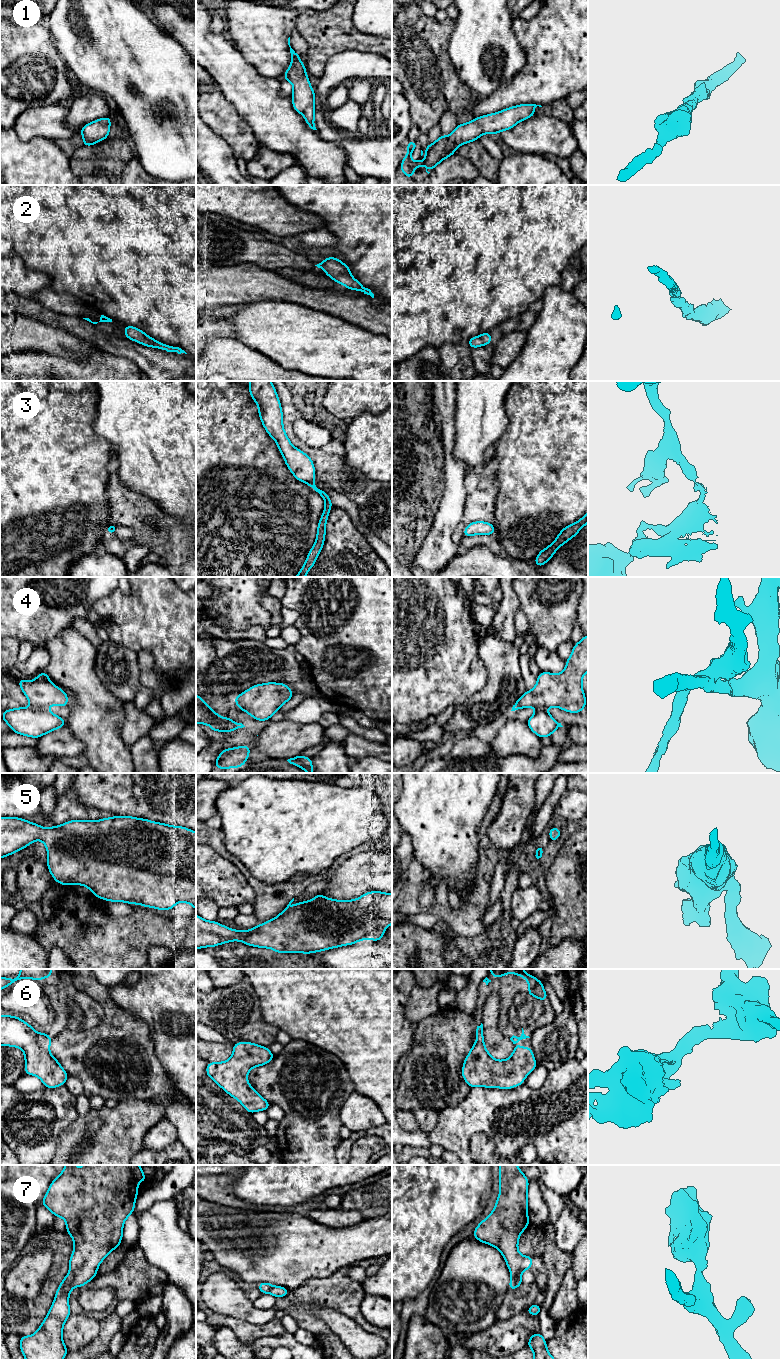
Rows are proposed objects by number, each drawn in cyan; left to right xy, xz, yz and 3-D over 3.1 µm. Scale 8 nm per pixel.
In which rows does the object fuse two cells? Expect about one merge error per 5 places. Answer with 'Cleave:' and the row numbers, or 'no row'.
Cleave: 3, 4

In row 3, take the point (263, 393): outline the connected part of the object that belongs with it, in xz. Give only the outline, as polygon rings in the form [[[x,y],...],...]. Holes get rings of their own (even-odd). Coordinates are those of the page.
[[[249,381],[249,393],[258,404],[259,418],[266,432],[277,443],[286,466],[298,481],[313,485],[316,480],[314,463],[306,453],[291,444],[285,433],[281,402],[272,382]]]

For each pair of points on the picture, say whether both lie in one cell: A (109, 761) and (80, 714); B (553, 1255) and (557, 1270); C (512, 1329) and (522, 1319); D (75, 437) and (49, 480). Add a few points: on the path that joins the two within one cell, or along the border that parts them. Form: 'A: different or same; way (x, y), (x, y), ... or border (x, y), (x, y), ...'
A: same; way (104, 749), (100, 734), (92, 726)
B: same; way (554, 1259), (556, 1266)
C: same; way (514, 1327), (520, 1321)
D: same; way (64, 448), (49, 463), (49, 469)

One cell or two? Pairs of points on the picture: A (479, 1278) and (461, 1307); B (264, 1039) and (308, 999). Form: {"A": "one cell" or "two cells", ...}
{"A": "one cell", "B": "two cells"}

